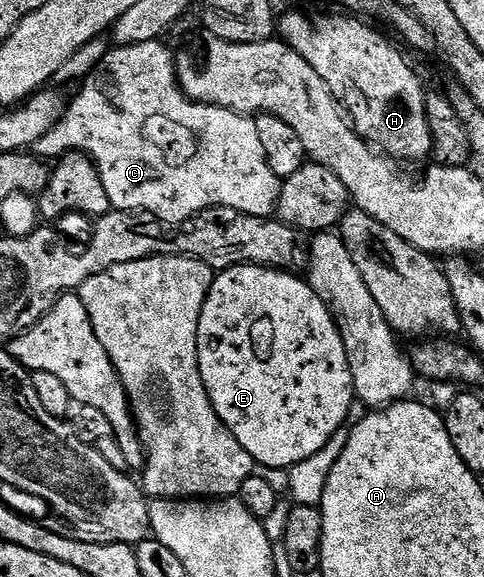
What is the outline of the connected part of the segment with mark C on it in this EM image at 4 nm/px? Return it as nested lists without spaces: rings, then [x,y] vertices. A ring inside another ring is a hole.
[[[158,39],[124,48],[112,47],[103,55],[102,62],[87,75],[86,80],[82,81],[80,88],[83,89],[76,94],[72,104],[70,101],[66,105],[65,113],[59,123],[33,145],[34,151],[43,158],[48,158],[47,156],[58,158],[69,151],[87,153],[95,162],[95,169],[99,171],[101,178],[101,186],[105,186],[105,194],[109,196],[111,207],[116,212],[148,212],[158,220],[174,224],[180,224],[182,220],[196,216],[197,213],[204,212],[207,208],[232,208],[254,216],[271,216],[277,208],[281,180],[280,177],[273,174],[273,170],[269,170],[265,150],[261,147],[261,138],[257,138],[257,126],[254,119],[250,115],[234,112],[216,104],[200,104],[197,100],[189,100],[182,88],[179,87],[179,78],[175,74],[176,57],[171,56],[170,50],[172,51],[166,43],[160,42]]]

